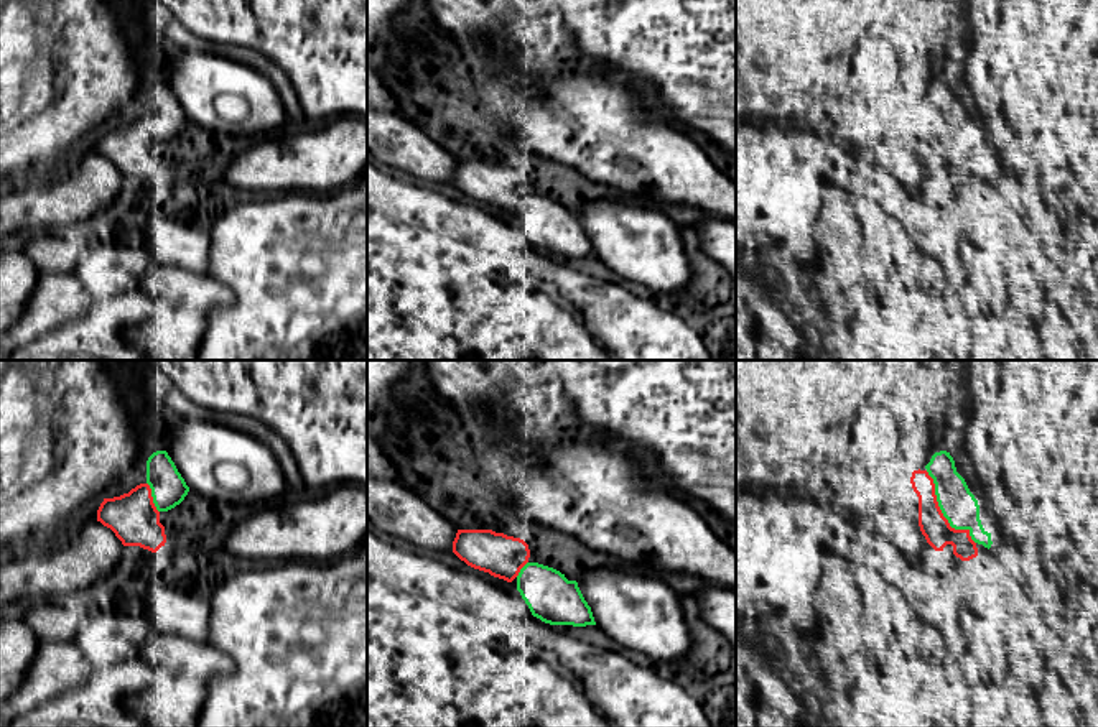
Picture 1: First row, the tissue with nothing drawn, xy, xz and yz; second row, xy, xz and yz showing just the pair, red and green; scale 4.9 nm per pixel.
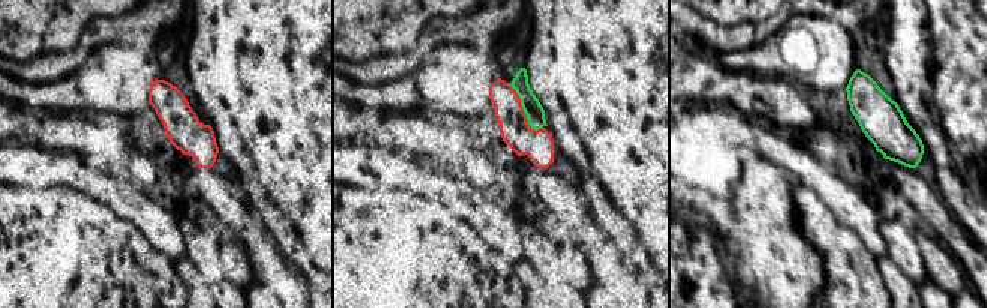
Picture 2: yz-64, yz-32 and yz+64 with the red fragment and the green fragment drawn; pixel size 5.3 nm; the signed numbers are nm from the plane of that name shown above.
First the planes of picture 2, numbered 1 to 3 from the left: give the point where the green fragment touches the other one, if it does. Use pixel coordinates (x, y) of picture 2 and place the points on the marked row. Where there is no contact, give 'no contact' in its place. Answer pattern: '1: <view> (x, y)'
1: no contact
2: yz-32 (522, 111)
3: no contact

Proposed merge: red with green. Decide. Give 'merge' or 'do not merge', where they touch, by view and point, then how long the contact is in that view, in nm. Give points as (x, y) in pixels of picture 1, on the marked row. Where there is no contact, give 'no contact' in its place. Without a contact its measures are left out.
merge; contact yz (942, 513); length 440 nm

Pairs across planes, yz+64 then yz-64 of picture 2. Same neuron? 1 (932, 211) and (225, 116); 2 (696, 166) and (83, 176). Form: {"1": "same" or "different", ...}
{"1": "same", "2": "same"}

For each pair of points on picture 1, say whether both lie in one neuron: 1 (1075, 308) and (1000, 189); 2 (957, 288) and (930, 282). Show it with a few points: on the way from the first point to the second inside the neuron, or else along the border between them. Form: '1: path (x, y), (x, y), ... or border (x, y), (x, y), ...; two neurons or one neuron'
1: path (1057, 278), (1046, 259), (1008, 219); one neuron
2: border (945, 277), (947, 288), (952, 293); two neurons

